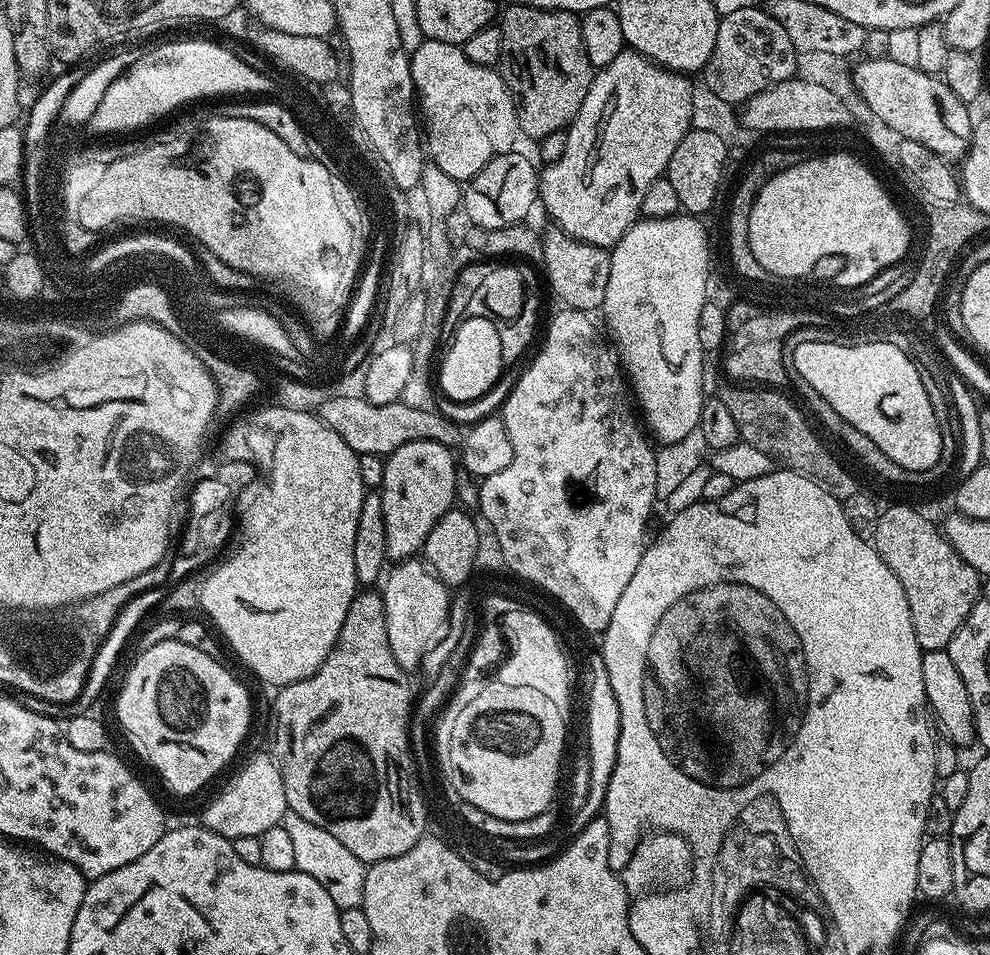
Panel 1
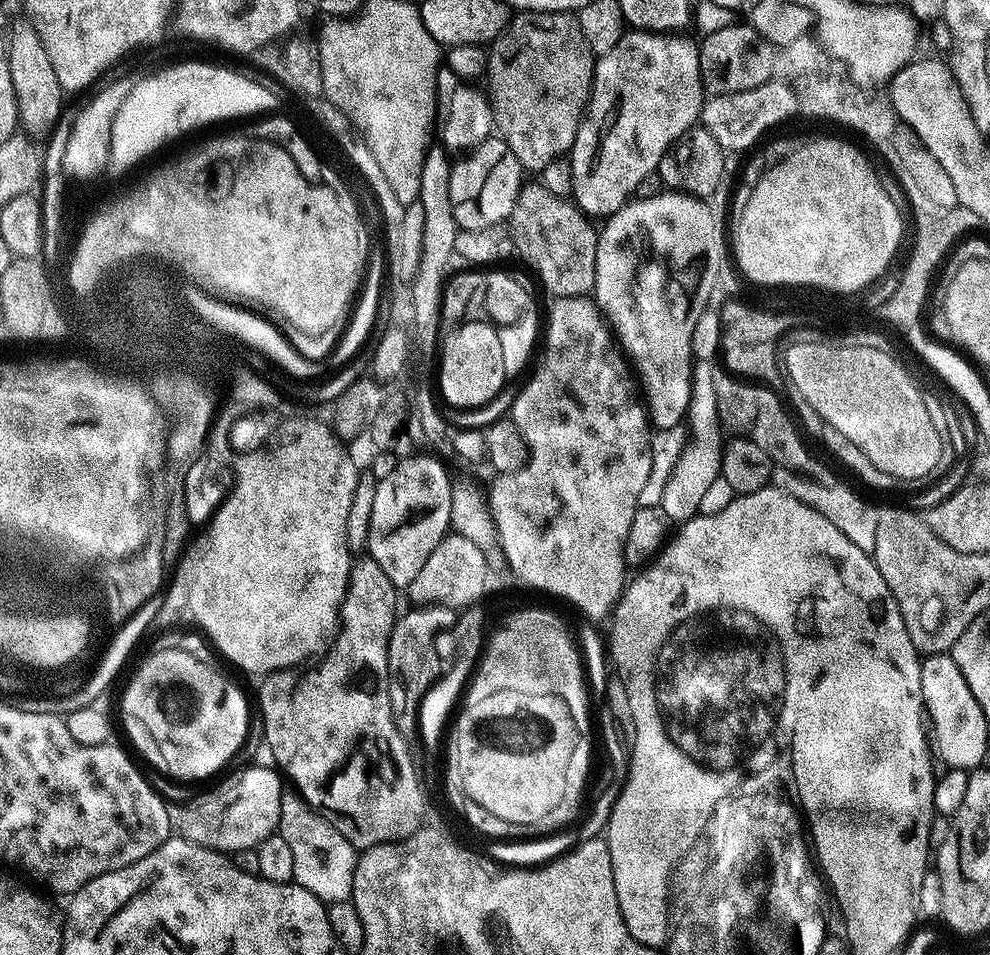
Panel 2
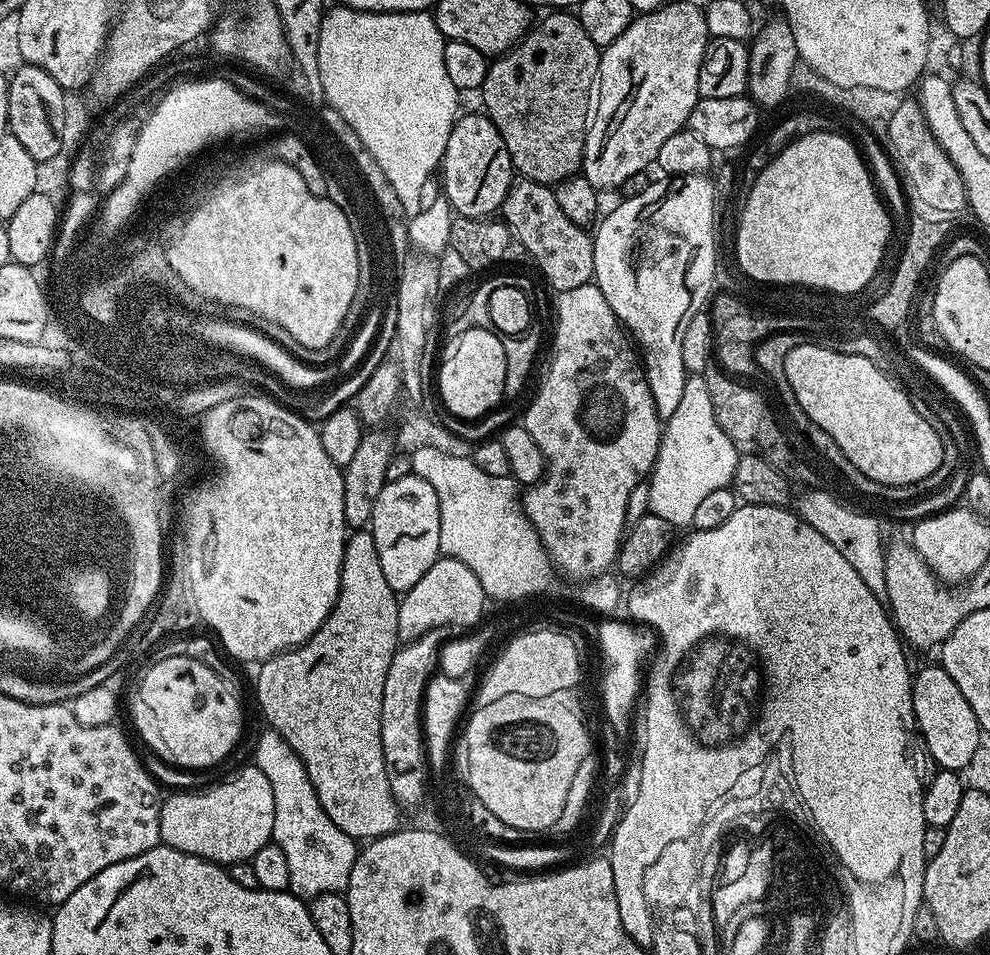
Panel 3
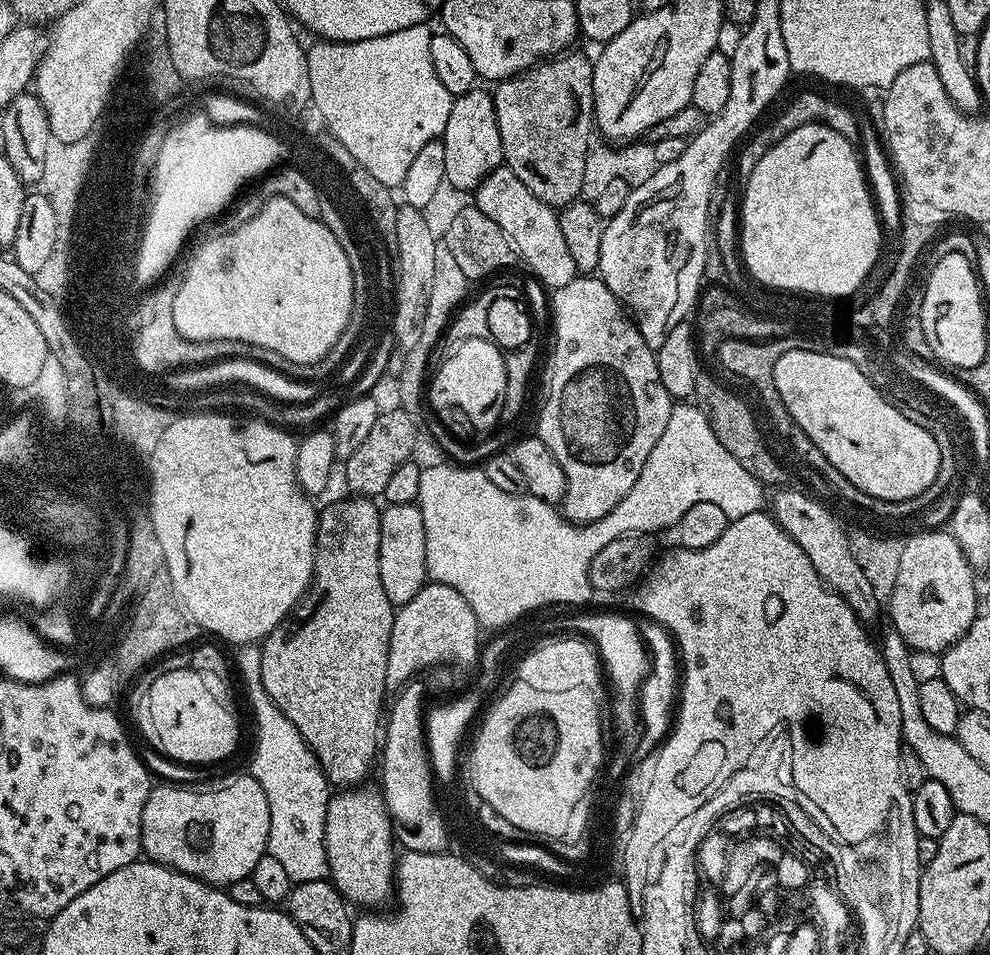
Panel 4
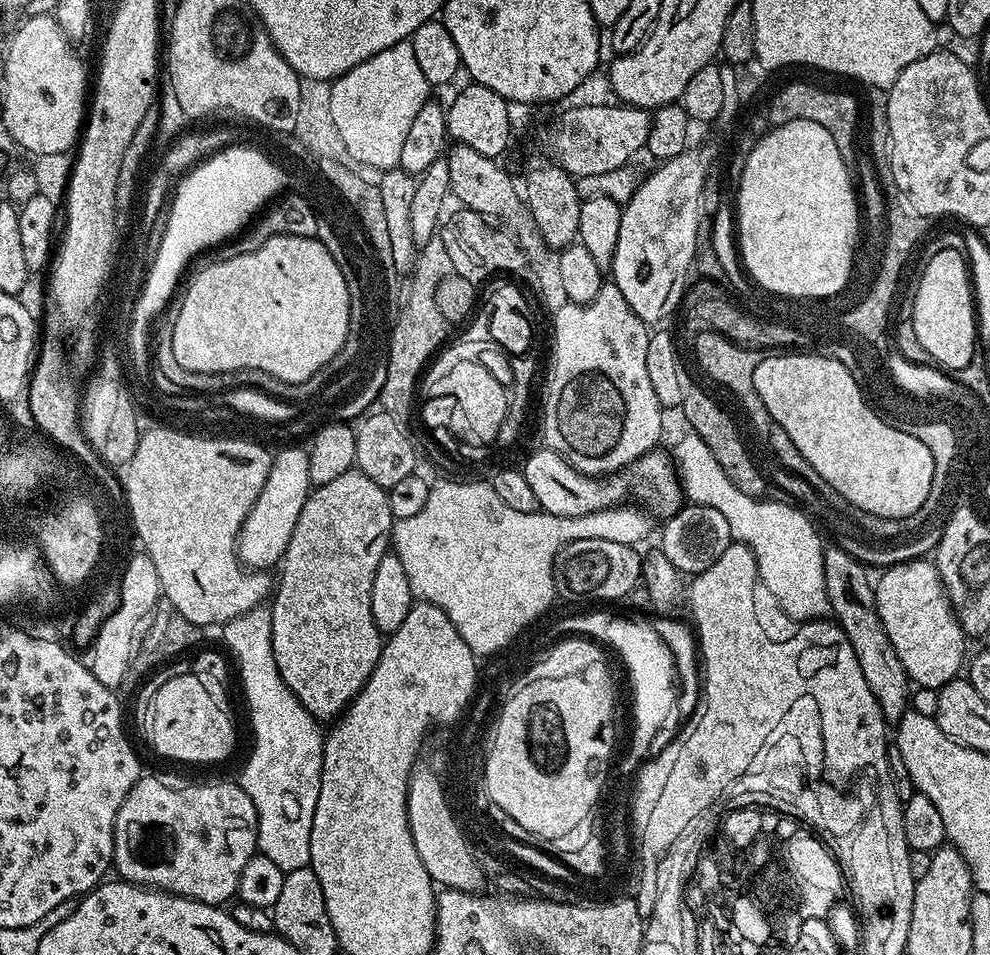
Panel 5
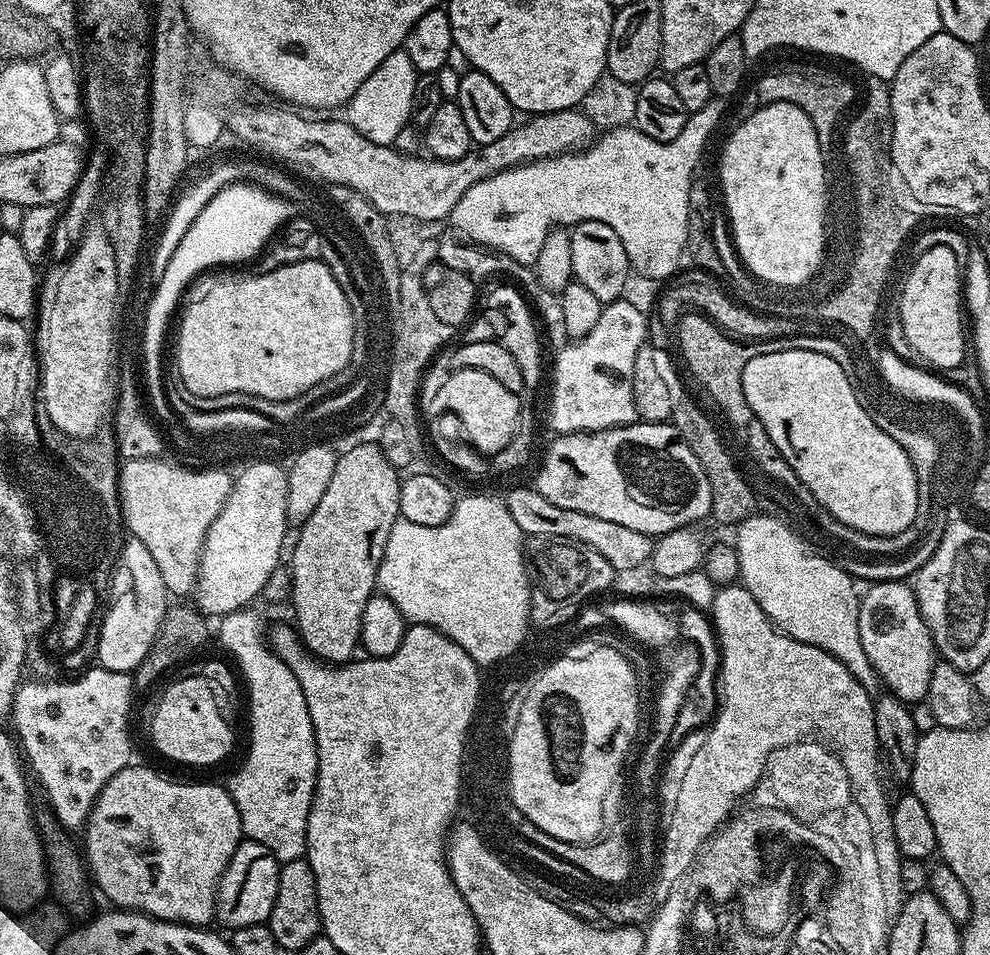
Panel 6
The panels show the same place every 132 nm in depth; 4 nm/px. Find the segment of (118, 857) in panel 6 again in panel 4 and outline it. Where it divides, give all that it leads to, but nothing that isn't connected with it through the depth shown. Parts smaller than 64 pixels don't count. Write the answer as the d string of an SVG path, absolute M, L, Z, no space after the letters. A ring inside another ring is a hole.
M244 774L234 777L221 788L208 788L205 792L157 783L142 810L140 847L143 855L156 864L165 864L167 868L198 878L204 884L227 889L228 885L251 877L254 866L258 866L258 858L267 853L269 834L270 806L266 802L266 794L262 794L262 786L258 786L253 776Z

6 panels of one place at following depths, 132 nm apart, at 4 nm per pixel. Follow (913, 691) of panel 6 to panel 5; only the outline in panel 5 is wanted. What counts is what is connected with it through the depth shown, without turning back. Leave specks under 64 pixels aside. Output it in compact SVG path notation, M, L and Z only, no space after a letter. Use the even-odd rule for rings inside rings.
M928 558L903 560L892 567L885 567L879 574L880 580L878 576L874 584L878 618L886 634L890 634L890 642L909 681L922 688L938 690L946 682L957 679L966 664L966 637L956 621L935 563Z

